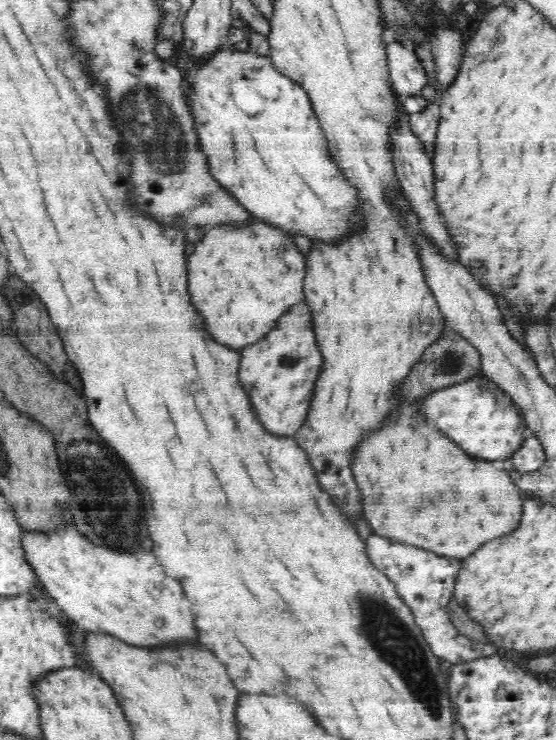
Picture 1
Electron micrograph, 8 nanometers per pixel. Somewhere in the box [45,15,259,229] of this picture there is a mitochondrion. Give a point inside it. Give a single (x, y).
(152, 120)

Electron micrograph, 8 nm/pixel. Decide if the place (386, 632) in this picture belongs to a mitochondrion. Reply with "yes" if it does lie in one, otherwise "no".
yes

